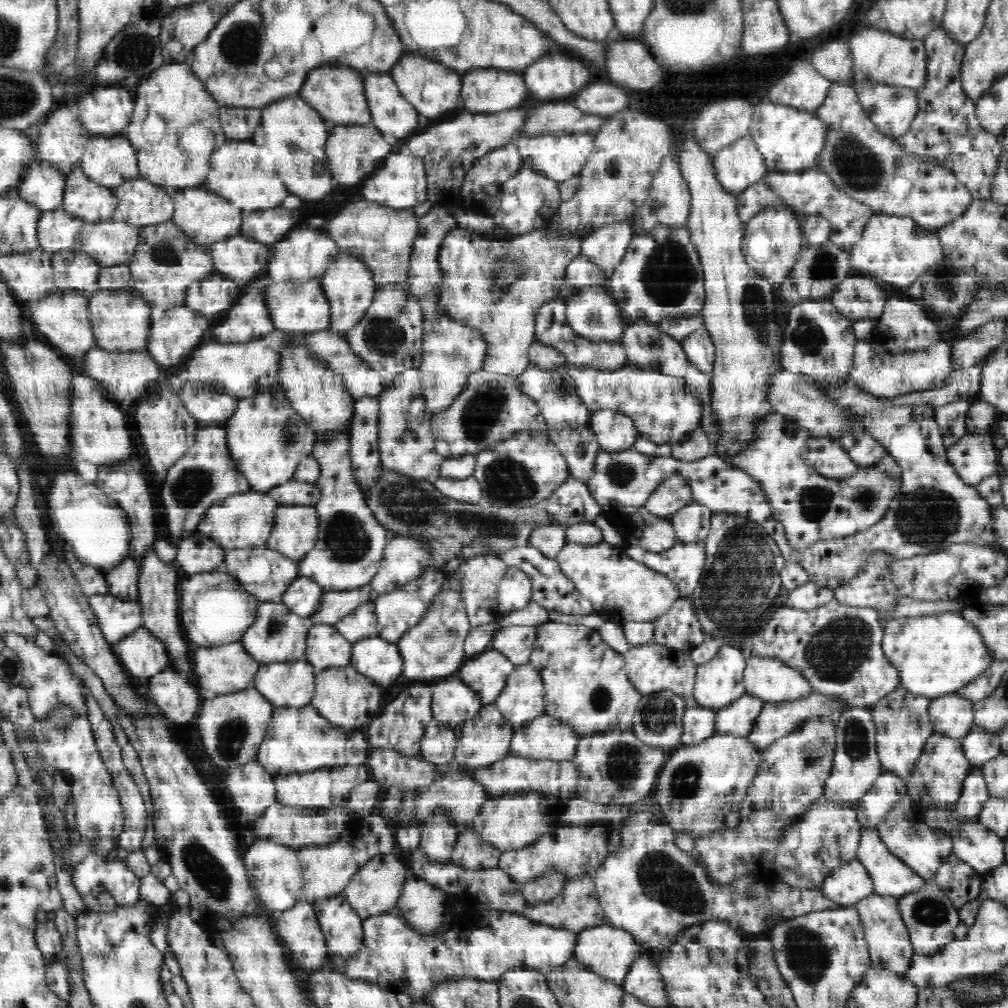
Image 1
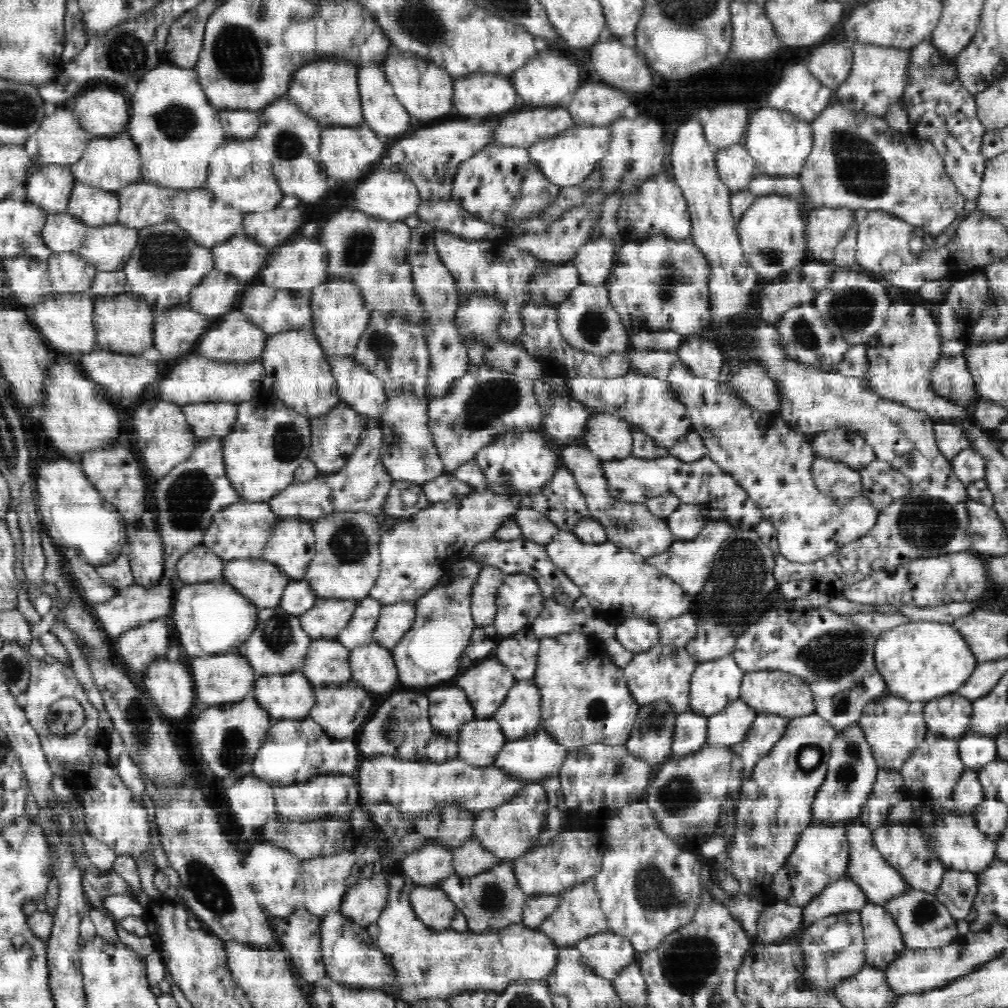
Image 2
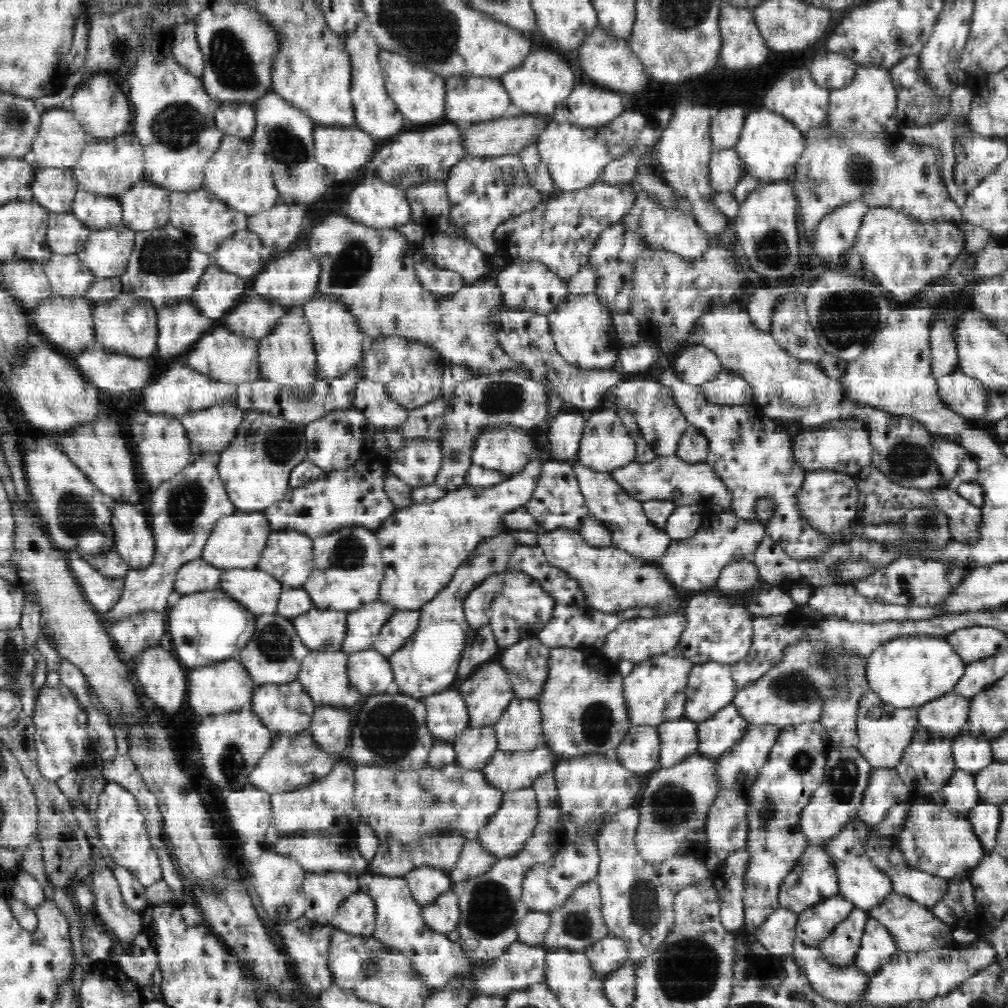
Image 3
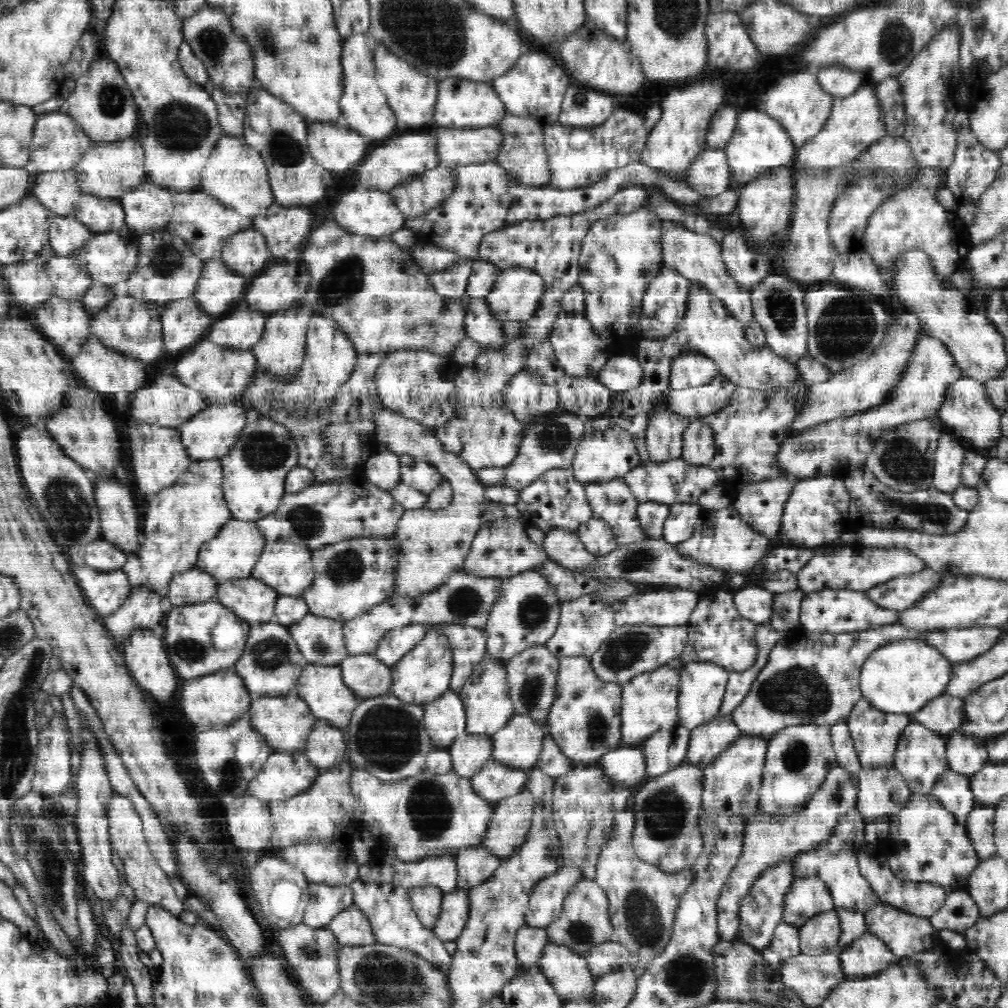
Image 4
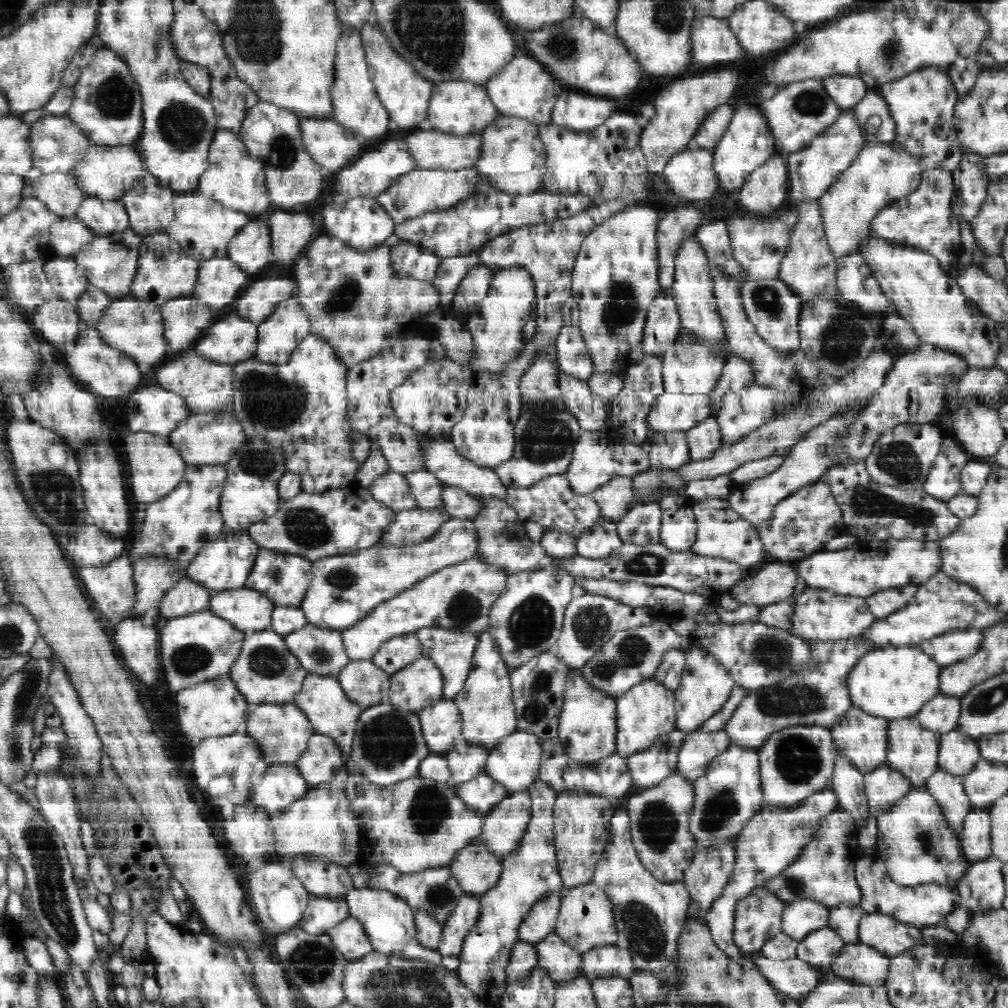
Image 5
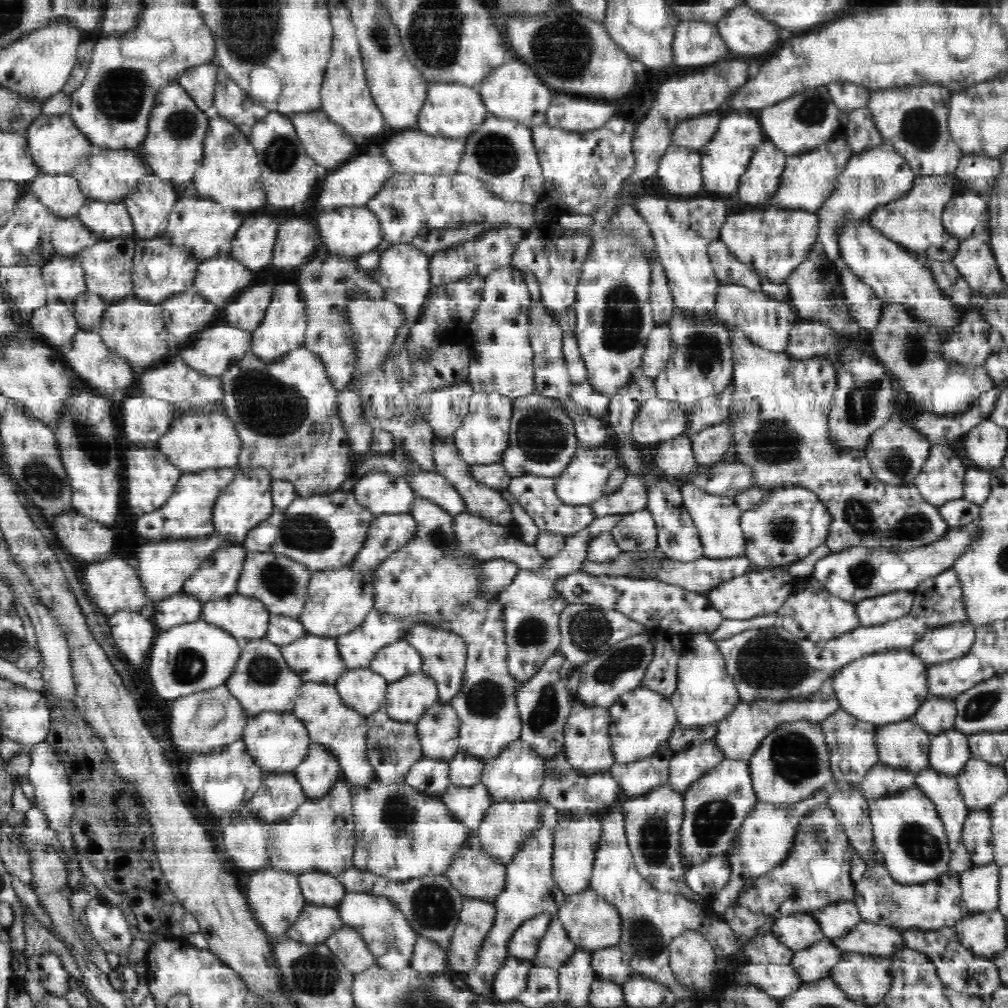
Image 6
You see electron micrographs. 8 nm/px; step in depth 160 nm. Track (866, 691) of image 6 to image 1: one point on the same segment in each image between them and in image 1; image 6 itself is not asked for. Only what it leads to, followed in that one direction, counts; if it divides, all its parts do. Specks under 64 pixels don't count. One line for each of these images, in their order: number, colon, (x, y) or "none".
1: (936, 654)
2: (921, 661)
3: (910, 670)
4: (901, 677)
5: (894, 682)

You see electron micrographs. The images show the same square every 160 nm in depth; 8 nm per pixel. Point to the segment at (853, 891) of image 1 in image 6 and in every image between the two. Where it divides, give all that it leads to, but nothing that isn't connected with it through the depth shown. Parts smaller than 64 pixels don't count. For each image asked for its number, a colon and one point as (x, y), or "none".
2: (842, 895)
3: (815, 923)
4: (820, 935)
5: (819, 948)
6: (813, 963)

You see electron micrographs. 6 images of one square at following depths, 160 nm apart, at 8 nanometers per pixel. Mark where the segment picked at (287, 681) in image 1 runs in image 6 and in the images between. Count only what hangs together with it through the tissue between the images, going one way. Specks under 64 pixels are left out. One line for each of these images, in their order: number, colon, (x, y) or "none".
2: (284, 696)
3: (282, 707)
4: (285, 721)
5: (282, 730)
6: (278, 741)

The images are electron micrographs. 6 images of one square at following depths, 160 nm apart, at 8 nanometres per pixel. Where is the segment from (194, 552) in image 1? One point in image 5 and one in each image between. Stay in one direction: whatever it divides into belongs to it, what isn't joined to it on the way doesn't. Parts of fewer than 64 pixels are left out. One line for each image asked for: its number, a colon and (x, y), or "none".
2: (199, 564)
3: (196, 575)
4: (195, 585)
5: (186, 596)

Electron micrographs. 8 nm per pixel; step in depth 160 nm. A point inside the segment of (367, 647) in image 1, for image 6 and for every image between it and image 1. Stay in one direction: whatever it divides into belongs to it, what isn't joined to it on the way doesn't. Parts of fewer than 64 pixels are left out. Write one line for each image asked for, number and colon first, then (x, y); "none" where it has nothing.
2: (372, 666)
3: (370, 672)
4: (365, 674)
5: (365, 683)
6: (363, 689)

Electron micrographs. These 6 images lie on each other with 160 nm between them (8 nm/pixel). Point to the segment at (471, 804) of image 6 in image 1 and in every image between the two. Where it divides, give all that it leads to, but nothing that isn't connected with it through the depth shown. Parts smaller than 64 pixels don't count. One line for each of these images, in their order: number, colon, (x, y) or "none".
1: (545, 737)
2: (536, 756)
3: (507, 770)
4: (495, 780)
5: (482, 793)

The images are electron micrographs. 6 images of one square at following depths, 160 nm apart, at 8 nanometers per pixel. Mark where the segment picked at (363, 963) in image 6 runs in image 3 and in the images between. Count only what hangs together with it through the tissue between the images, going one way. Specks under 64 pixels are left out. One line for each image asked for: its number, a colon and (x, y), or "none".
3: (356, 915)
4: (351, 928)
5: (349, 936)

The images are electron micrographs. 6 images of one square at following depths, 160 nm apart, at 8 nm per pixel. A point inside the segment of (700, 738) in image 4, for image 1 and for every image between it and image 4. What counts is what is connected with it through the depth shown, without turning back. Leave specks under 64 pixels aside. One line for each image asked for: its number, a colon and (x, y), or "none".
1: (738, 718)
2: (730, 727)
3: (724, 730)

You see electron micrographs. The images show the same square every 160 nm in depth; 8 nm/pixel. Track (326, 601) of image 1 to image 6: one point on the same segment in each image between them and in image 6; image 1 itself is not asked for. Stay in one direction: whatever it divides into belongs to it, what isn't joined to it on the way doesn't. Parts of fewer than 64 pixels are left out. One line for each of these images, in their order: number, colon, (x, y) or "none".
2: (328, 617)
3: (319, 629)
4: (321, 640)
5: (320, 650)
6: (314, 658)

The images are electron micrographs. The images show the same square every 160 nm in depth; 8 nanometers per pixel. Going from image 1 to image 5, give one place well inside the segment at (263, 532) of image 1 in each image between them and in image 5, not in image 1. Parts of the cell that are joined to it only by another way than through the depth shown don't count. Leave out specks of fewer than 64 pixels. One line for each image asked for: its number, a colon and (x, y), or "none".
2: (241, 530)
3: (238, 540)
4: (233, 552)
5: (224, 564)

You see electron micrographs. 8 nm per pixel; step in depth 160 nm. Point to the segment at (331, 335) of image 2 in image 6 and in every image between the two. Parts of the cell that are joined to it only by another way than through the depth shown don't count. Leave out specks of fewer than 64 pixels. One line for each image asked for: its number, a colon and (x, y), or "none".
3: (339, 343)
4: (330, 357)
5: (300, 405)
6: (287, 413)

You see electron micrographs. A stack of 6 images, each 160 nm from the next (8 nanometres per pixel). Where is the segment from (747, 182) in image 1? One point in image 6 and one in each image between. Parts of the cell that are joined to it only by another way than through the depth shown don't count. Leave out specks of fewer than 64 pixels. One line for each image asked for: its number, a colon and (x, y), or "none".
2: (736, 168)
3: (725, 167)
4: (710, 175)
5: (690, 174)
6: (679, 170)

